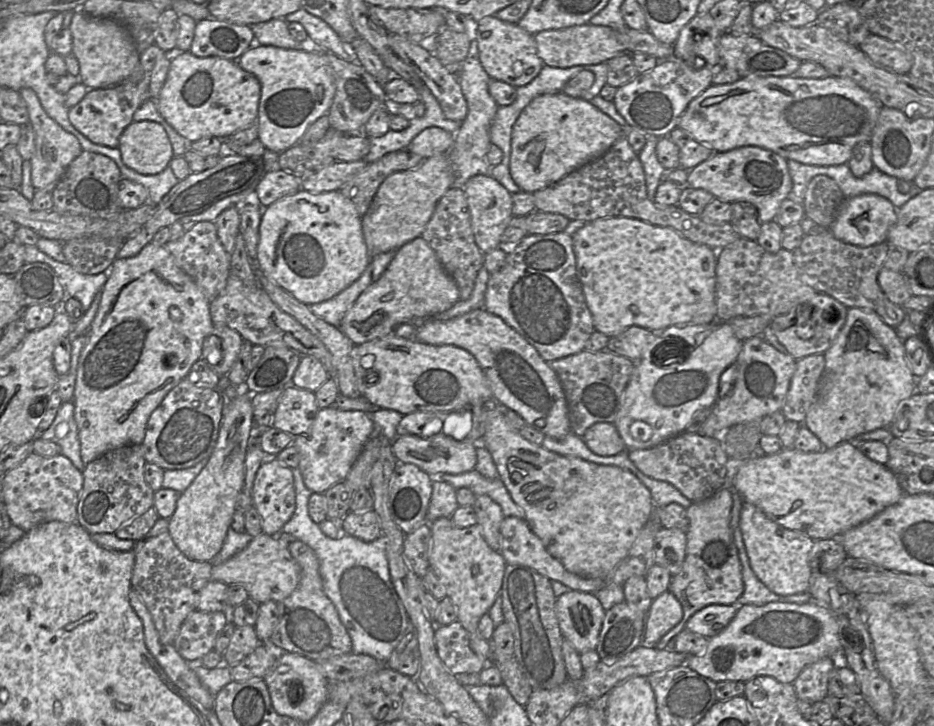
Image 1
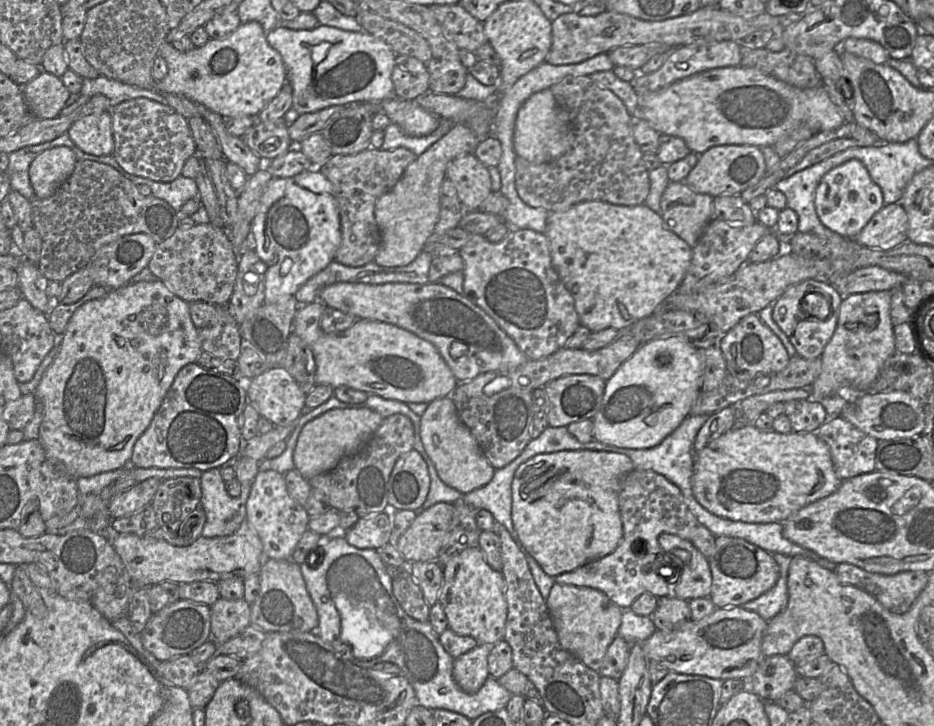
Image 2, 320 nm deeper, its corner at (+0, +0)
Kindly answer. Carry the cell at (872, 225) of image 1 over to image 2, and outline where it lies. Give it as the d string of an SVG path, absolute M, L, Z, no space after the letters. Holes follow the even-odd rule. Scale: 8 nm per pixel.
M857 159L848 160L828 171L815 191L814 206L819 220L828 229L845 238L855 238L884 205L880 187Z

